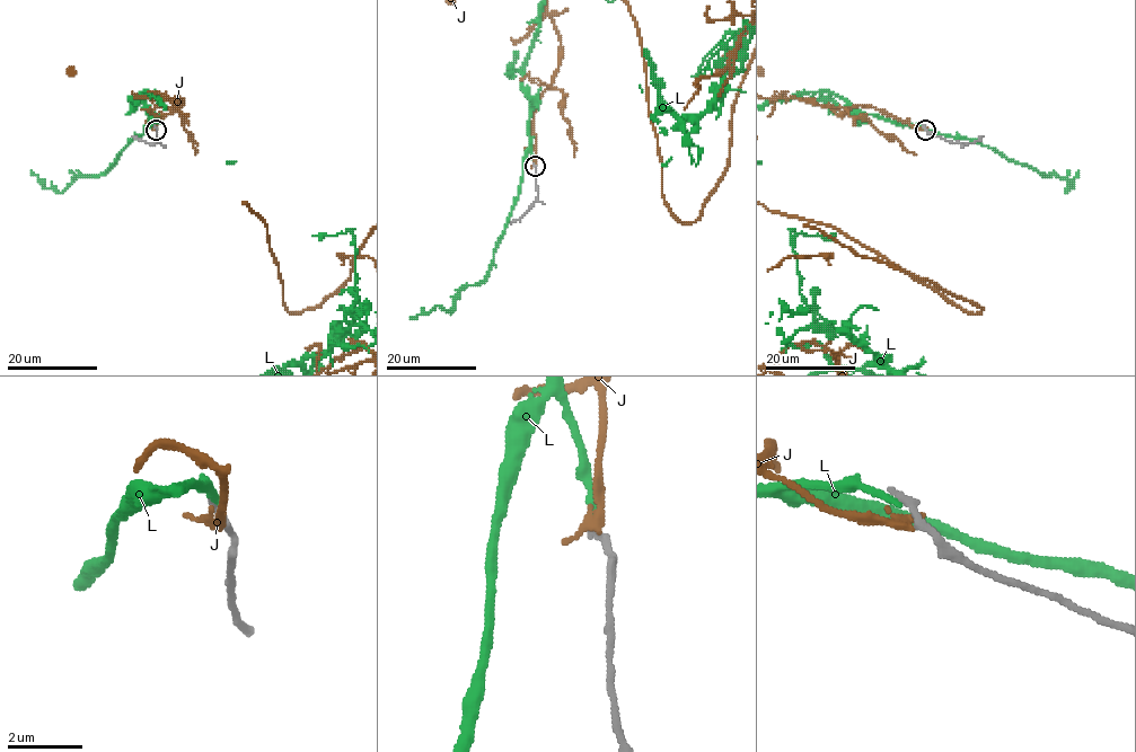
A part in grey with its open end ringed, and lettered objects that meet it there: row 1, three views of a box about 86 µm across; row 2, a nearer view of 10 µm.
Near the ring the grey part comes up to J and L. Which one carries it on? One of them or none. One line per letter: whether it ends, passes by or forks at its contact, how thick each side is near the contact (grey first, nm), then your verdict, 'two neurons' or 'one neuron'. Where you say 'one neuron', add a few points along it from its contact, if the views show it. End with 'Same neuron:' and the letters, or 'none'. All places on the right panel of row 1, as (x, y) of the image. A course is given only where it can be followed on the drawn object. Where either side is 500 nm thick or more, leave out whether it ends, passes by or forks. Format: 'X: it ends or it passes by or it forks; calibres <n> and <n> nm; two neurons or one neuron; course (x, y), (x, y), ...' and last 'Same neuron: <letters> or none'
J: it ends; calibres 180 and 240 nm; one neuron
L: it ends; calibres 190 and 190 nm; two neurons
Same neuron: J

